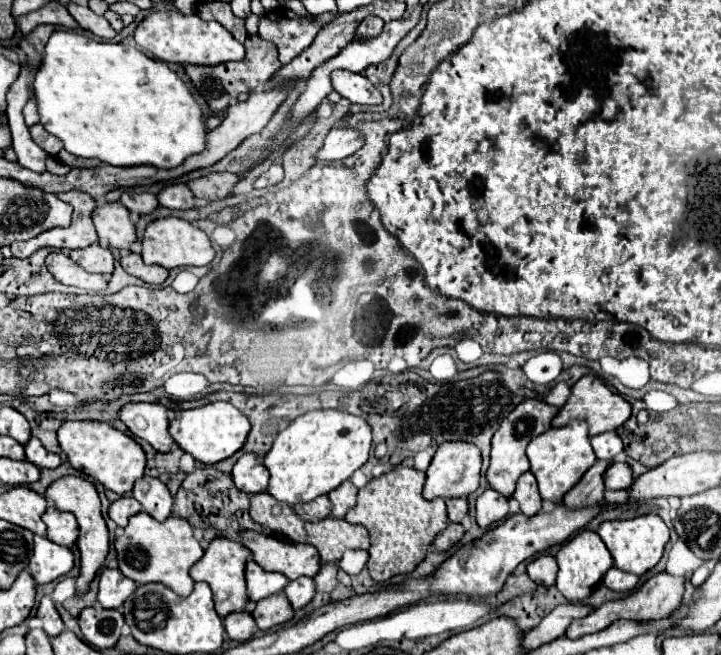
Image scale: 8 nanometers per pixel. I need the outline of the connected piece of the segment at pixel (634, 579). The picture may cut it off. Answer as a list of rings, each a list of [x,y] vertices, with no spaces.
[[[614,566],[604,576],[604,584],[616,592],[632,592],[638,586],[638,580],[640,578],[636,574],[628,574],[628,572],[618,570]]]

